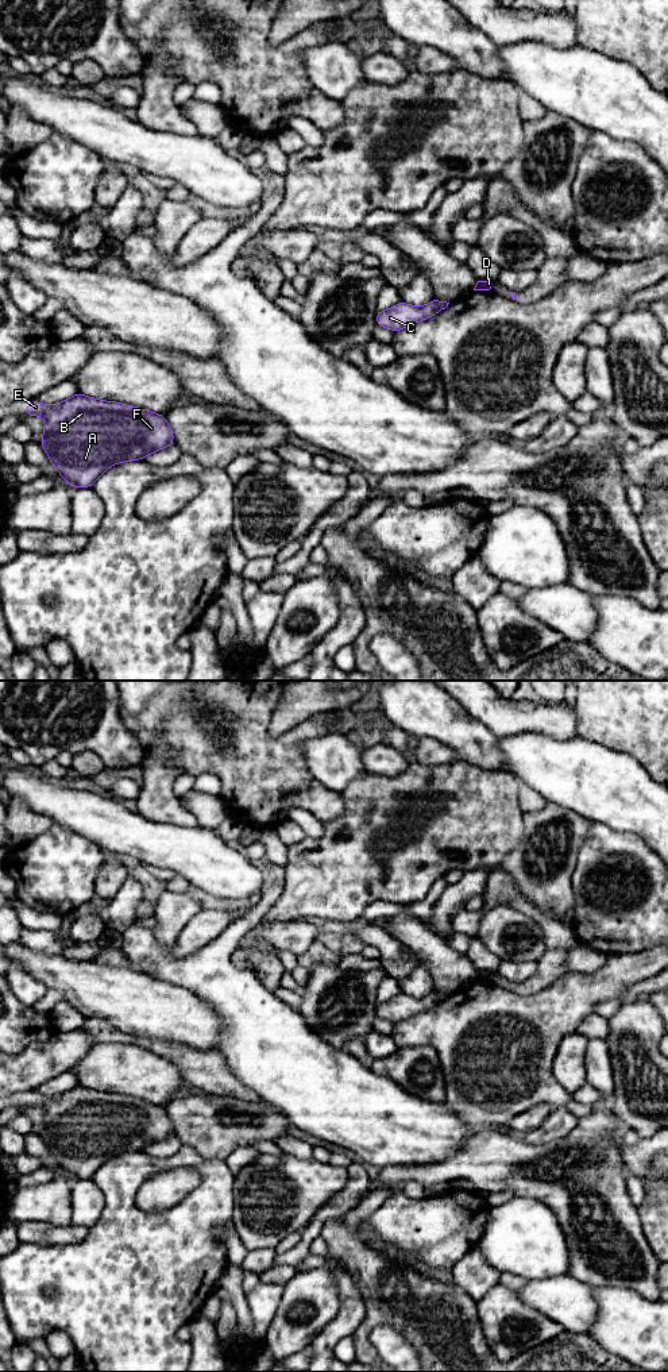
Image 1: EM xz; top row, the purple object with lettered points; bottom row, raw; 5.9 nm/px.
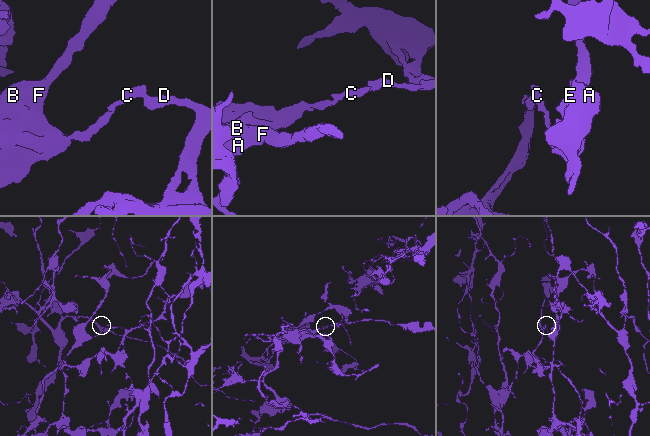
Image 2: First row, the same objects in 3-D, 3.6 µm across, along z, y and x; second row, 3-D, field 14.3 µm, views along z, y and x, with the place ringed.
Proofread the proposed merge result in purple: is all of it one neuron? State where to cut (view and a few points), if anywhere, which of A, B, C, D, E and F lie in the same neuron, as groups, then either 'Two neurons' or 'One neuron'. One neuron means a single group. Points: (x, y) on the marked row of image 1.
Split along xz (436, 300), (439, 309). Groups: A B C E F / D. Two neurons

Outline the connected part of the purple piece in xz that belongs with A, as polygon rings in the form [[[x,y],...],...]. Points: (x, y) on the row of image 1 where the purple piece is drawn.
[[[80,393],[54,405],[32,400],[23,415],[42,416],[46,420],[43,439],[39,443],[70,487],[92,487],[111,466],[127,460],[140,460],[174,443],[174,433],[165,415]]]

